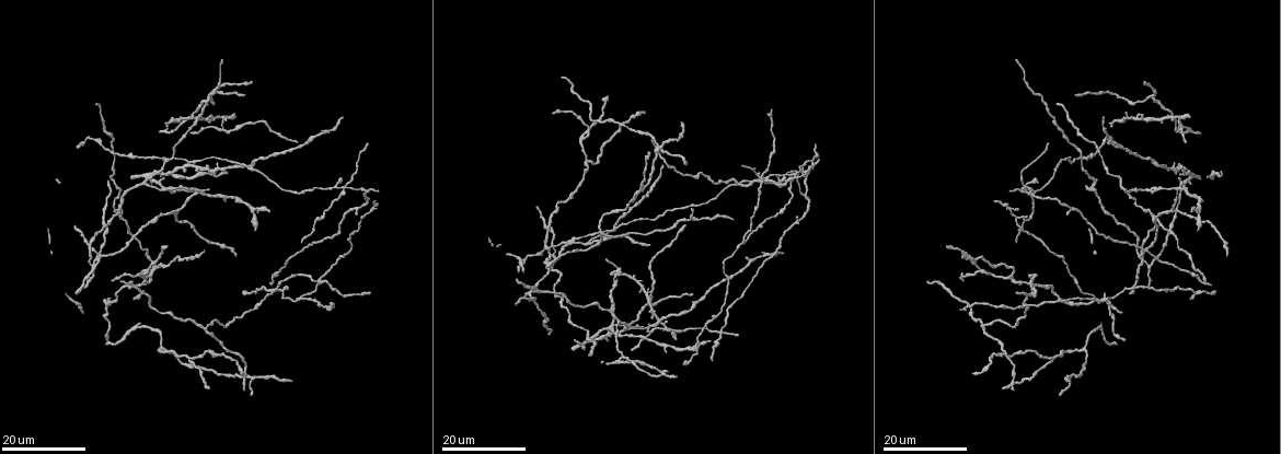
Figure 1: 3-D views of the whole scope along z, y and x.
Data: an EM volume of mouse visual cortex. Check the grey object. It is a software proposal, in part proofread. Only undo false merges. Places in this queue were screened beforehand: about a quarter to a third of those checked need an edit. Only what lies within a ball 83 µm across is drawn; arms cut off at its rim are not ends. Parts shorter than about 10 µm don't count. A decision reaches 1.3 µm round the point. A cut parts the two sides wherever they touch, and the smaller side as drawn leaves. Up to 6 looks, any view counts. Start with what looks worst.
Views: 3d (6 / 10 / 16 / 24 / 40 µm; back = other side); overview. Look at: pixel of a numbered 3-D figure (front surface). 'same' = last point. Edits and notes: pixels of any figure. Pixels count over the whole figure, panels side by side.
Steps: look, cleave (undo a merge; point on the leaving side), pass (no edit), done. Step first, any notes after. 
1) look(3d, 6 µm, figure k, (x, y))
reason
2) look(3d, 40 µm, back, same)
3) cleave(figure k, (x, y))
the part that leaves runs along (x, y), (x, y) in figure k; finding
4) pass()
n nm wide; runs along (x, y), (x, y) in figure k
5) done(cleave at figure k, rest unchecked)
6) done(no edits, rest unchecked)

look(3d, 24 µm, figure 1, (628, 201))
three arms meet

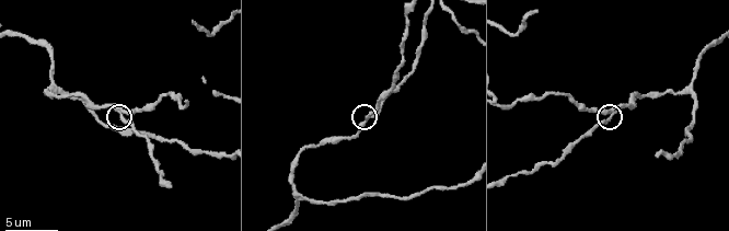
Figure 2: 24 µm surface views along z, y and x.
look(3d, 10 µm, figure 2, (613, 115))

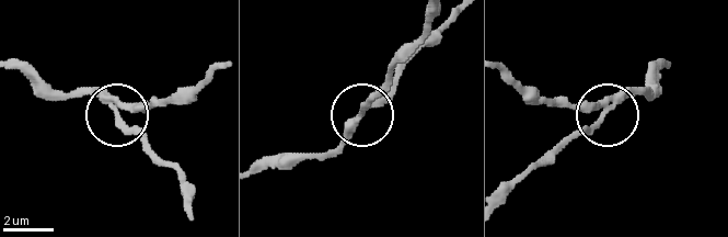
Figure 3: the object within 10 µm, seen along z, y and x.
pass()
side arm 16 µm; 3 arms; all the same cell

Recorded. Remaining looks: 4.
look(3d, 24 µm, figure 1, (740, 241))
side arm on a straight run

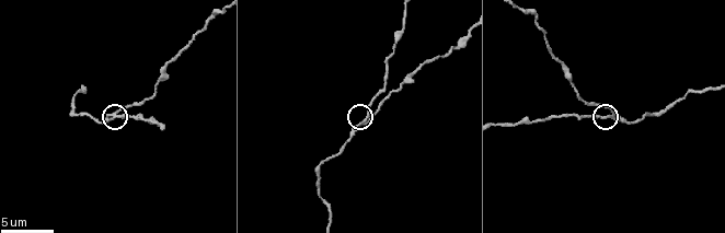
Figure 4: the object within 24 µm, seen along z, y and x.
look(3d, 10 µm, figure 4, (360, 122))

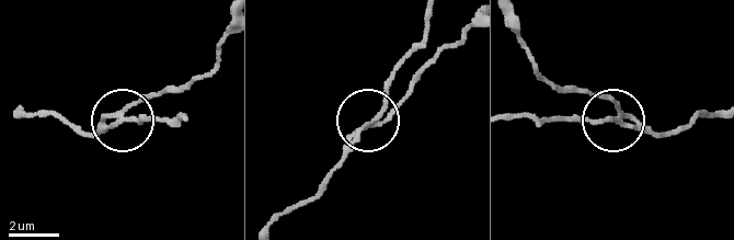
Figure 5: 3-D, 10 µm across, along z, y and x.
cleave(figure 5, (136, 121))
3 arms; the part that leaves runs along (109, 125), (182, 118) in figure 5; two cells meet here

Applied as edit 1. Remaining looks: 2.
done(cleave at figure 5, rest unchecked)

